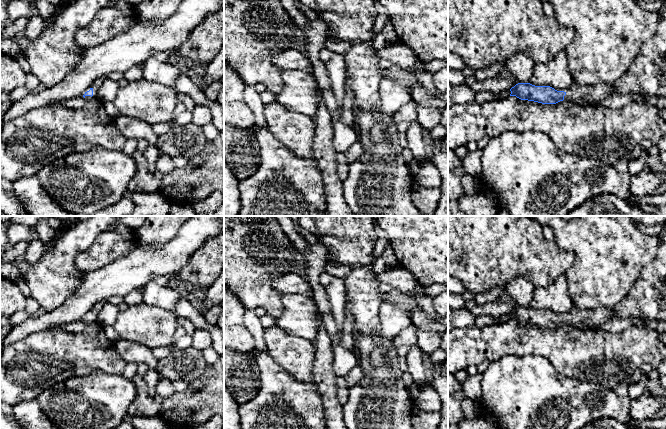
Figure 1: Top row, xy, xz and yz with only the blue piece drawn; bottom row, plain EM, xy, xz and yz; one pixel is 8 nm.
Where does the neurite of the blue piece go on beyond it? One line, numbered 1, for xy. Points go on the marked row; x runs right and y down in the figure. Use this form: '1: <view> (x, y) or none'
1: xy (96, 85)

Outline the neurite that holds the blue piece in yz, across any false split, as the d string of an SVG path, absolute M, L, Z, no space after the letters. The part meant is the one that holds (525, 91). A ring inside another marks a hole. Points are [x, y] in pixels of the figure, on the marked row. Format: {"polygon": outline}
{"polygon": "M518 83L510 91L510 96L516 96L521 100L534 101L542 104L556 104L565 100L574 103L585 101L592 105L603 100L606 96L616 93L613 84L578 86L574 83L563 91L557 91L550 86Z"}

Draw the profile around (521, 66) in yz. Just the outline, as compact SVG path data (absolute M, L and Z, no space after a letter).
M517 52L506 62L506 69L511 72L513 79L518 83L529 83L535 66L535 62L531 57L523 52Z

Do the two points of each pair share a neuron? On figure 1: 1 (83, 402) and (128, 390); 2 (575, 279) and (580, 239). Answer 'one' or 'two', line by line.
1: one
2: one

